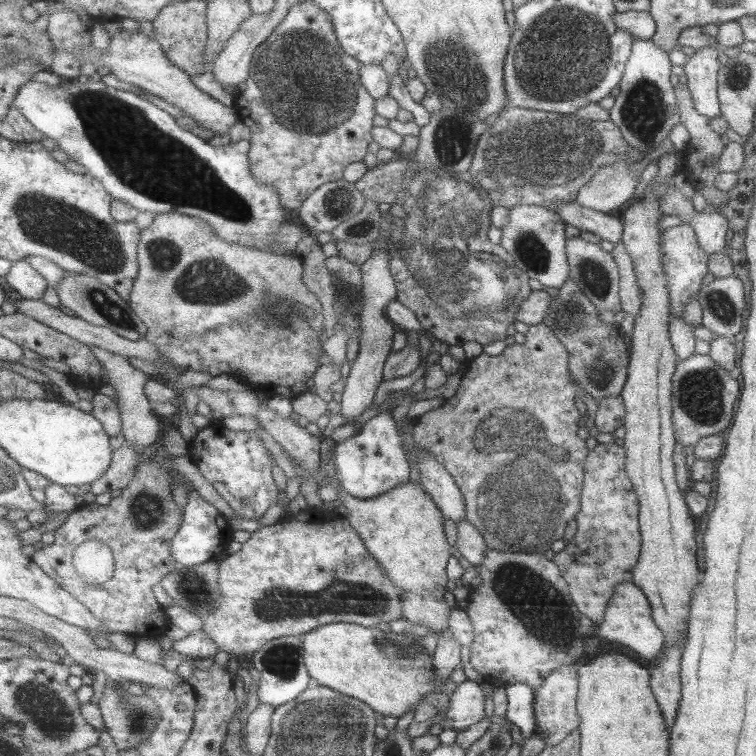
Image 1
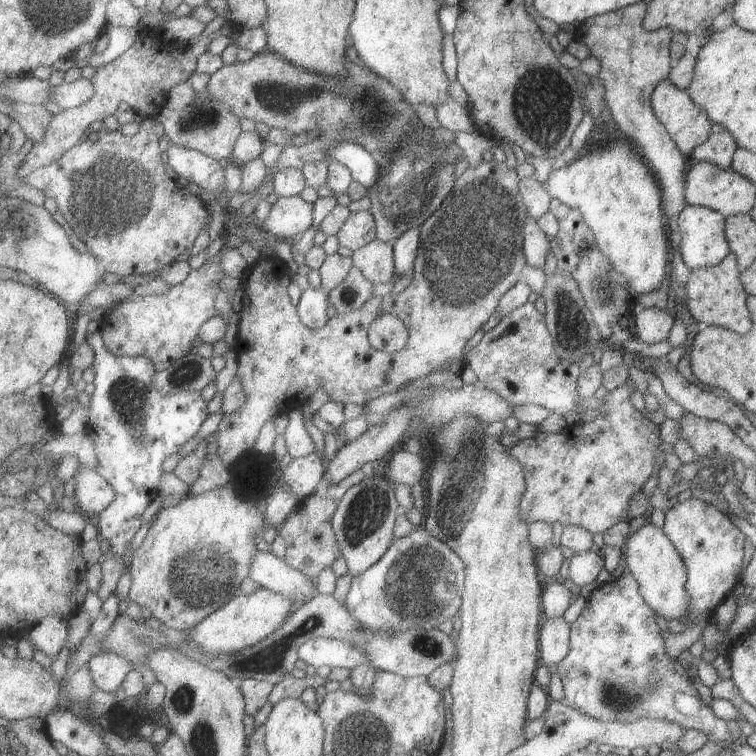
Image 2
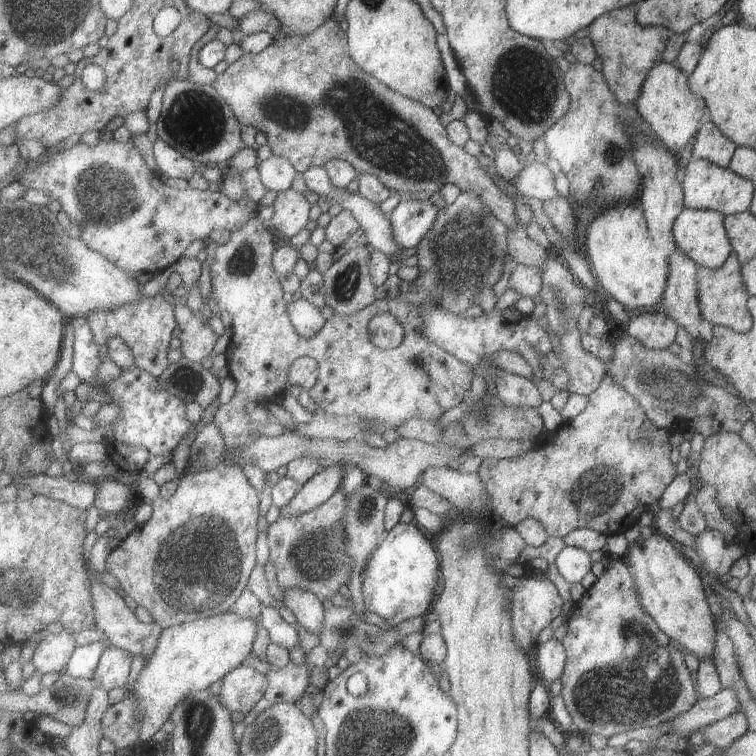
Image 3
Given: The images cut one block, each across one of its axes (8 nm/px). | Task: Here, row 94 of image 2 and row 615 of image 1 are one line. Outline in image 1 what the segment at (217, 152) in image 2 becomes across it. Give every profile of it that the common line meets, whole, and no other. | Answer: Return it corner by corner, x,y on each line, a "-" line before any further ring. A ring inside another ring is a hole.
217,560
192,567
177,563
161,585
176,605
204,619
215,613
223,600

